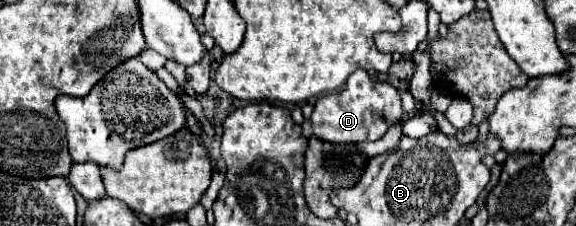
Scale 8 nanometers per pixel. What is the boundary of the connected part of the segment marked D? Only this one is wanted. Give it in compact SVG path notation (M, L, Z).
M357 70L347 80L347 88L337 94L321 96L311 114L313 136L331 142L331 144L349 144L349 142L365 142L379 140L387 128L401 118L401 96L395 86L389 82L373 82L365 70Z

